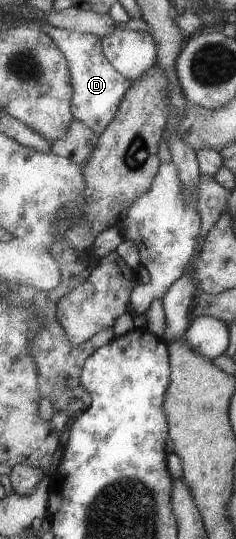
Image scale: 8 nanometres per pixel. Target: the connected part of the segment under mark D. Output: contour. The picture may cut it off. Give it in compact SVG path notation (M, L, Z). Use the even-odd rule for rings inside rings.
M39 23L37 28L50 35L66 57L73 87L71 114L74 114L75 121L83 122L93 133L100 135L113 120L122 96L131 86L131 80L115 70L102 53L101 38L97 35L57 28L47 23Z

